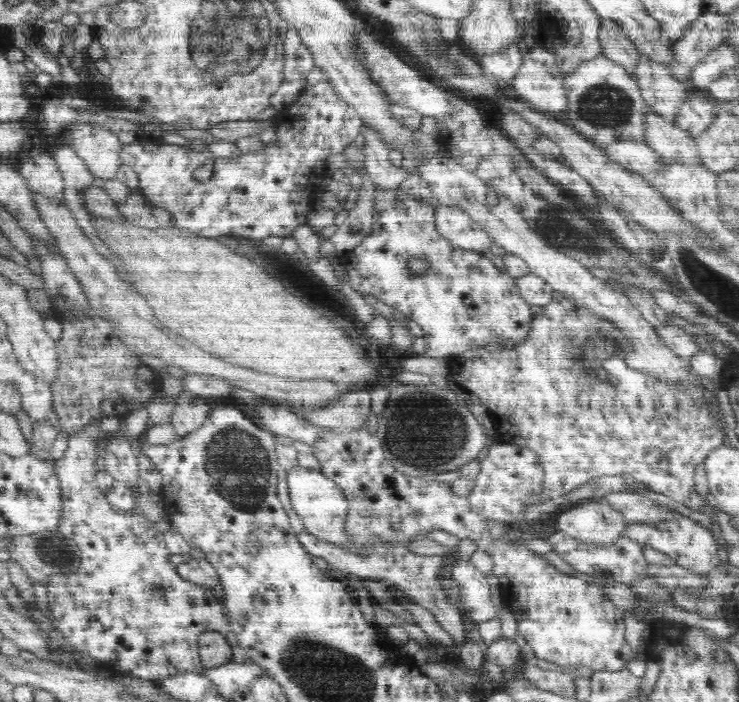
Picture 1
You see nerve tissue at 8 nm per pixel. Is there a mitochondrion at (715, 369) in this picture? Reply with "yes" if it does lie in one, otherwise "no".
no

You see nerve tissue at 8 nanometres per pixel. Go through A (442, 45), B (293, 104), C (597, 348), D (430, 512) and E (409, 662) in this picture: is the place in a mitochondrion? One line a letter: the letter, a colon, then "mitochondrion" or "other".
A: mitochondrion
B: other
C: mitochondrion
D: other
E: other

